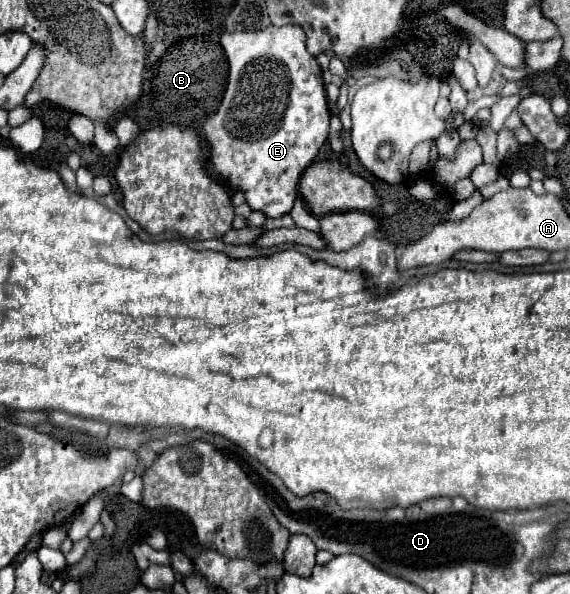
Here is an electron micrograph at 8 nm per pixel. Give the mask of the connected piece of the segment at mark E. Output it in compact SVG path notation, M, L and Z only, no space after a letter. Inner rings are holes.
M269 25L263 31L251 31L251 33L223 33L221 39L219 39L219 43L223 47L223 51L221 51L223 53L223 57L221 57L221 71L217 73L217 79L219 79L219 95L215 99L211 99L211 103L207 107L207 123L201 129L203 131L203 137L207 141L207 147L209 147L209 157L207 157L209 169L217 177L221 177L223 181L227 181L231 187L243 191L245 197L247 197L247 203L251 205L251 209L263 211L267 217L281 217L281 215L285 215L285 213L291 211L293 201L295 201L295 197L299 193L297 191L299 181L301 181L303 173L307 171L307 167L315 161L321 145L327 139L331 113L329 113L329 107L327 107L325 87L321 85L321 69L319 69L319 65L315 65L315 57L309 55L307 49L305 49L305 33L301 31L301 27L295 27L295 25L283 25L283 27Z

